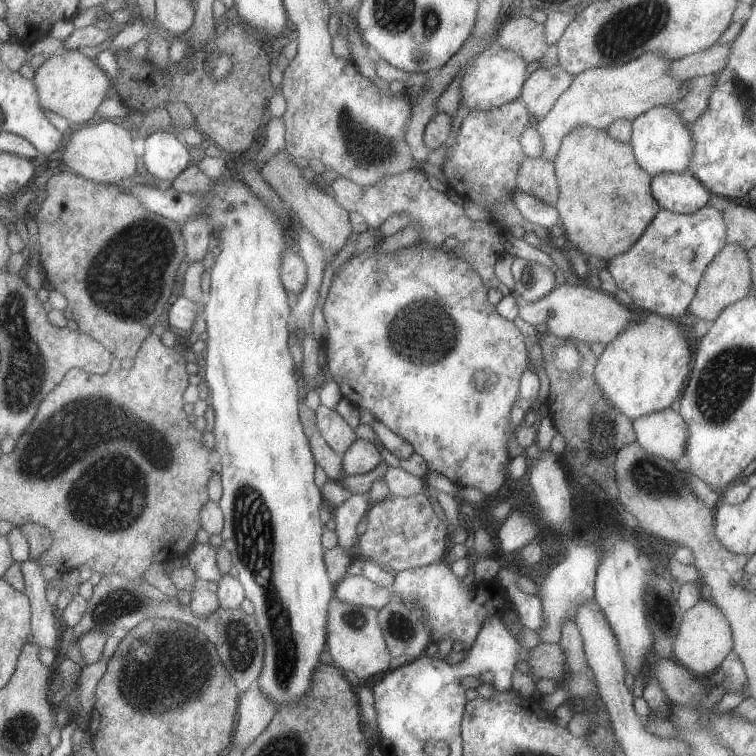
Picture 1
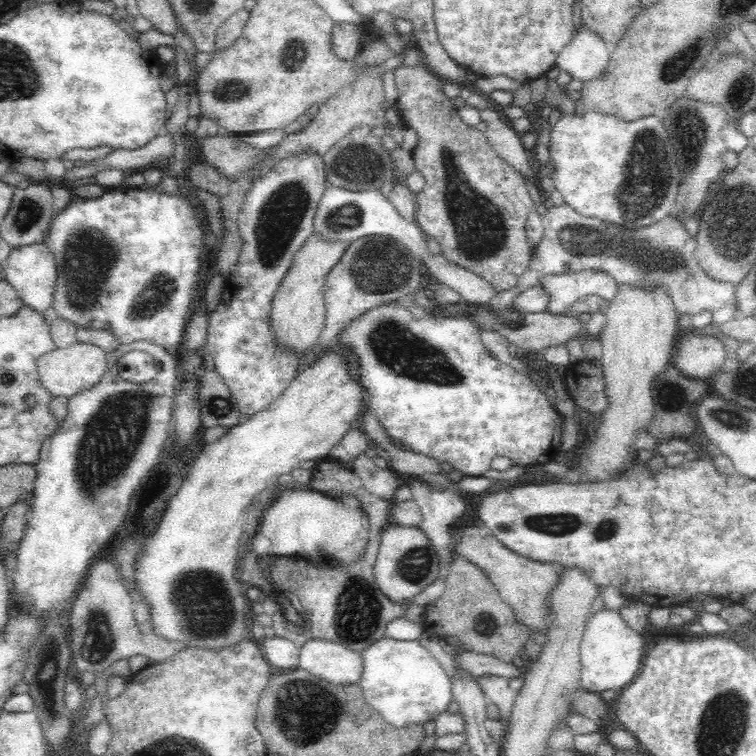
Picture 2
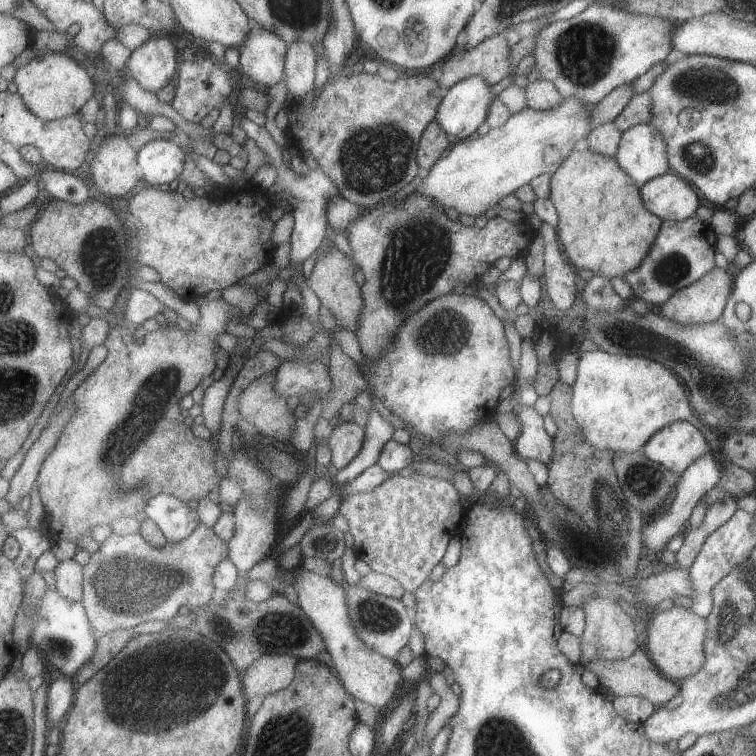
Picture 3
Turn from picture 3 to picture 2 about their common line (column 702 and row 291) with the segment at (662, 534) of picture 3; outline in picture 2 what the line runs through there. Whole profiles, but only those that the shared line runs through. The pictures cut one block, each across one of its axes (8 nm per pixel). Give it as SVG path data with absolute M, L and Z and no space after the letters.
M327 185L313 220L313 233L322 240L339 240L346 244L363 236L391 236L406 246L416 258L422 259L425 266L428 266L426 271L430 272L432 276L448 285L452 290L459 292L463 301L486 306L497 291L481 276L448 262L442 254L433 255L427 247L426 237L424 237L426 234L423 230L417 223L408 222L408 219L400 216L395 206L379 190L356 192Z

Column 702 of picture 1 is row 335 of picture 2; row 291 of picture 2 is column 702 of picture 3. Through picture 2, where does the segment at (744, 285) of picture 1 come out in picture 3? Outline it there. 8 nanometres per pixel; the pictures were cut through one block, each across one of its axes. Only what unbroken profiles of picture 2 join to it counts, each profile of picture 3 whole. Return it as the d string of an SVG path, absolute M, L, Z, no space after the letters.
M714 266L714 268L712 268L710 272L706 272L700 280L696 280L696 282L672 294L668 302L661 305L660 314L670 320L674 320L674 322L686 325L718 321L722 317L724 308L728 302L727 298L733 291L733 288L734 284L730 274L728 274L726 270Z

